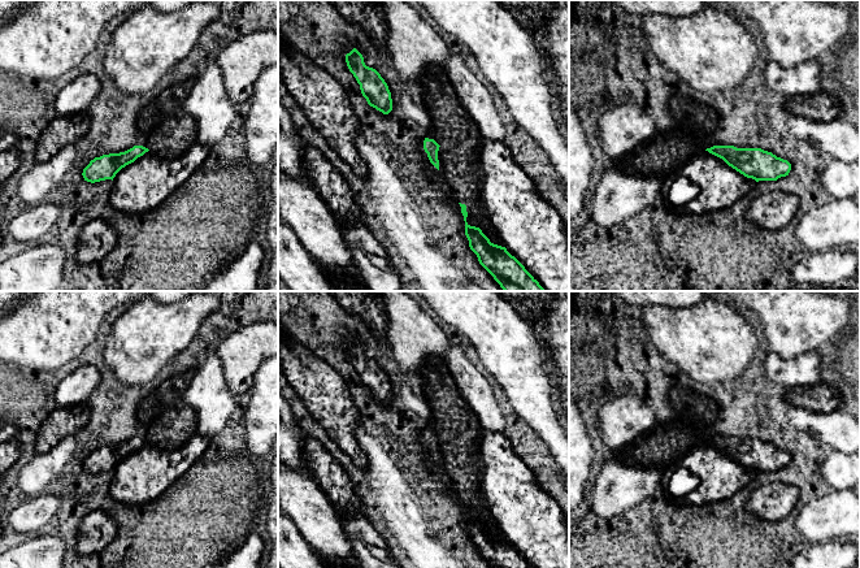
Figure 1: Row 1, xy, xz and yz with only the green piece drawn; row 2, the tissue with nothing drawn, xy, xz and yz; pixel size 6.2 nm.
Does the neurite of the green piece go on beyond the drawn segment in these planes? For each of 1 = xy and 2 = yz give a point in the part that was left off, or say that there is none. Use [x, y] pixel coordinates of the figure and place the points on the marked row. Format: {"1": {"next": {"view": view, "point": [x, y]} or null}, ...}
{"1": {"next": null}, "2": {"next": null}}

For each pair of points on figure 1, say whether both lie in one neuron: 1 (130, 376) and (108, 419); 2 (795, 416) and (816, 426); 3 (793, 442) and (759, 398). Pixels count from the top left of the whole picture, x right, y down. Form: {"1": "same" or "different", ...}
{"1": "different", "2": "same", "3": "same"}

